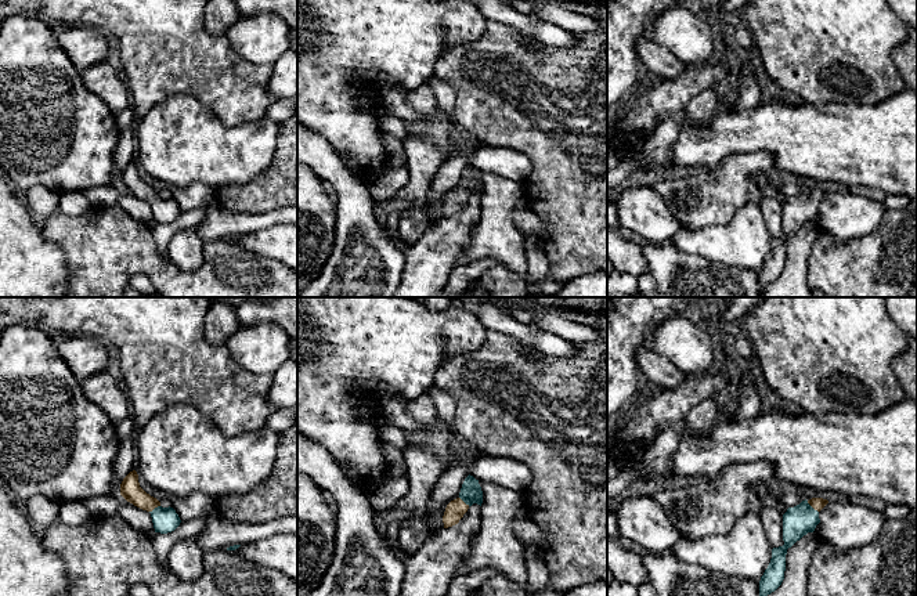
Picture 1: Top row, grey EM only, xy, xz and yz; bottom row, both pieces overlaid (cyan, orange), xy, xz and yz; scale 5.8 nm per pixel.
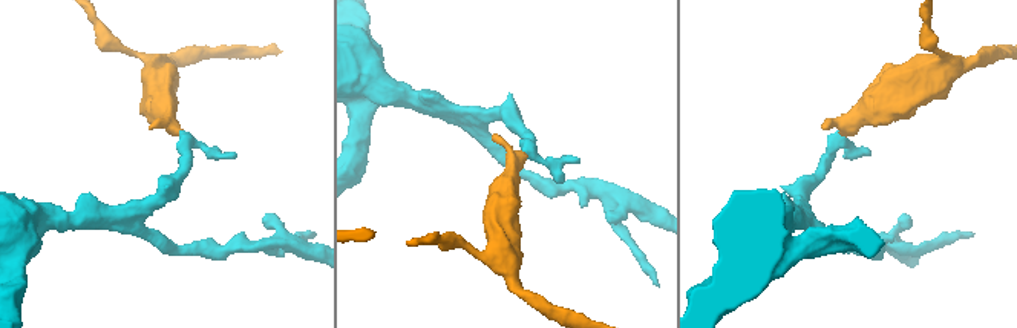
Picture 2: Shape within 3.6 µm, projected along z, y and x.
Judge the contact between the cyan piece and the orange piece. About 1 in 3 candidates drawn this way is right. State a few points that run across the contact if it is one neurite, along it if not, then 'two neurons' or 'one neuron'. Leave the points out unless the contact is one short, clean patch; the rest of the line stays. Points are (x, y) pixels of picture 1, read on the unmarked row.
yz (797, 212), (811, 197), (818, 194) | one neuron

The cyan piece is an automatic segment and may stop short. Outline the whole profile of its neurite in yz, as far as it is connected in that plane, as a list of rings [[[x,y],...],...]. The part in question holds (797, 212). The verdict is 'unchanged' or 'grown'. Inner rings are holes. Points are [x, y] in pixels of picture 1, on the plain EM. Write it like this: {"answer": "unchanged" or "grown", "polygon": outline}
{"answer": "grown", "polygon": [[[812,188],[802,191],[794,198],[788,198],[783,205],[783,231],[784,235],[772,239],[772,249],[759,271],[761,292],[775,282],[784,270],[786,245],[791,238],[808,223],[813,223],[820,213],[819,202],[828,194],[823,188]]]}

